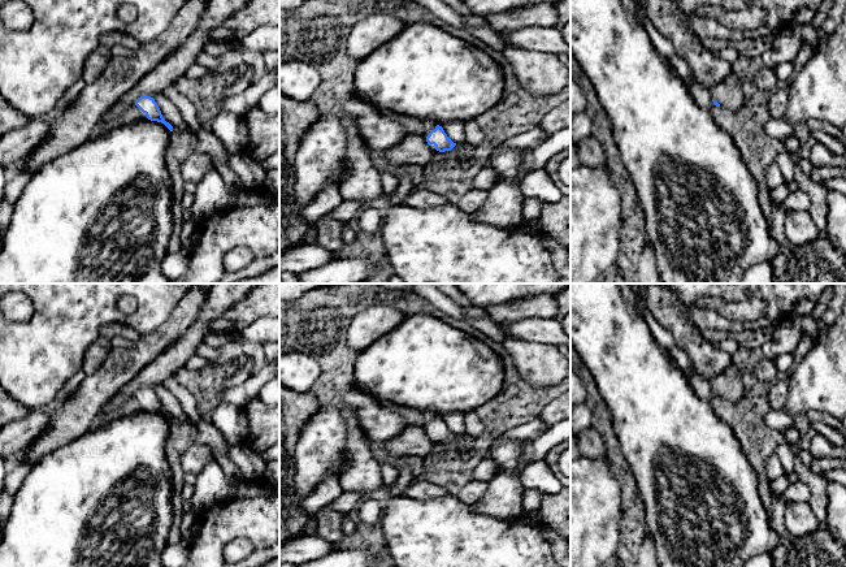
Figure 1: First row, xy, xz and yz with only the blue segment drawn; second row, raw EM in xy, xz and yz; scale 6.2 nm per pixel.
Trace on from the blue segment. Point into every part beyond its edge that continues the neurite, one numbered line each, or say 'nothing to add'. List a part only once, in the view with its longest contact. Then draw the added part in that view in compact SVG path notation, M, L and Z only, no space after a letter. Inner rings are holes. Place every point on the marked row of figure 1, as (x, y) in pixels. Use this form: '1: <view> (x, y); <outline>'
1: xy (131, 115); M135 104L130 108L127 108L122 114L120 114L118 117L110 120L110 121L100 121L94 131L92 131L92 135L91 138L97 138L100 137L101 134L114 129L114 127L118 127L118 126L122 126L122 125L127 125L127 124L133 124L133 122L136 122L136 121L140 121L140 120L144 120L147 118L146 113L143 113Z

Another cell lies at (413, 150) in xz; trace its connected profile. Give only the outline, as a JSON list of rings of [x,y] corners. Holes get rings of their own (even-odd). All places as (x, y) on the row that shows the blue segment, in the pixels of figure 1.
[[[408,134],[399,144],[382,151],[385,160],[392,166],[420,165],[426,168],[433,164],[439,151],[431,148],[426,138],[417,134]]]

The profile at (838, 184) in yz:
[[[843,177],[824,181],[821,182],[821,185],[828,187],[829,190],[836,190],[846,195],[846,178]]]

